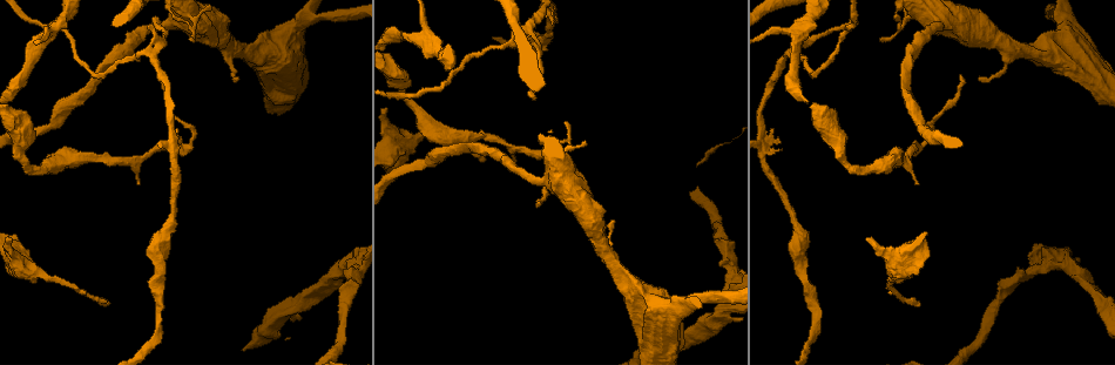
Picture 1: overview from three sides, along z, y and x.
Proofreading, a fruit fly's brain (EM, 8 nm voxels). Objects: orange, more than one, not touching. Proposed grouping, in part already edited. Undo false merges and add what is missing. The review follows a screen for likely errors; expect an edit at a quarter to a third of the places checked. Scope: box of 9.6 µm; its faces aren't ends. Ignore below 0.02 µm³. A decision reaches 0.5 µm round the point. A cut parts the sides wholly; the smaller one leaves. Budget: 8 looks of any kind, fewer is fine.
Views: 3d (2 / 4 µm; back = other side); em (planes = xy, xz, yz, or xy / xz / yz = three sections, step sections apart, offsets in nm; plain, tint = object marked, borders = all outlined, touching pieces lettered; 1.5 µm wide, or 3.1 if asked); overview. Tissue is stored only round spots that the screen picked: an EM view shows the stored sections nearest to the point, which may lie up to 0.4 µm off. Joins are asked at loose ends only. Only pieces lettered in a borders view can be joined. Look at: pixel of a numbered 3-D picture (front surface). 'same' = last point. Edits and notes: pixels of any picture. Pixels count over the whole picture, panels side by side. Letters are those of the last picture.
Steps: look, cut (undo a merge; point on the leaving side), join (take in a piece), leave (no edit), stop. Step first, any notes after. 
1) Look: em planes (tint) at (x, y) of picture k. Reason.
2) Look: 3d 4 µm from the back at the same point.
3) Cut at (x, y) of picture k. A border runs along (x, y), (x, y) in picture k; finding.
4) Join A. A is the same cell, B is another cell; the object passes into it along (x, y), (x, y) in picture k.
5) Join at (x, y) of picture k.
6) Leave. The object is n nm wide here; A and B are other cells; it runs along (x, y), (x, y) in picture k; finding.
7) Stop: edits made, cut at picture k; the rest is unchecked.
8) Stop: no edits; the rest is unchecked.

Look: 3d 4 µm at (937, 22) of picture 1. Calibre changes.

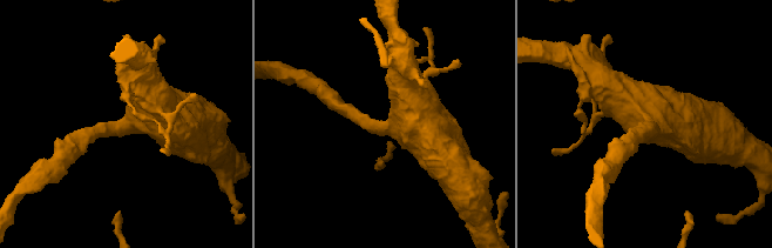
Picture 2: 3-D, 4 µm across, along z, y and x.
Look: em planes (borders) at (652, 120) of picture 2. Shape alone is not enough.

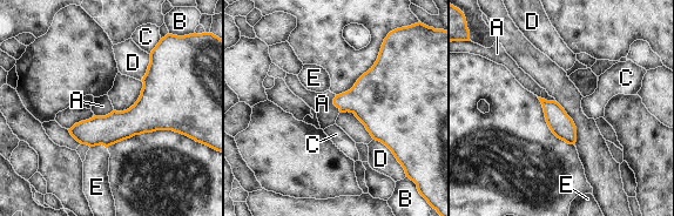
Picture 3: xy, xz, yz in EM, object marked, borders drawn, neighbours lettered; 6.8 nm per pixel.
Leave. The object is 440 nm wide here; the longest contact is with D, 340 nm; A, B, C, D and E are other cells; continuous, no second neuron.

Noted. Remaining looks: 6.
Look: 3d 4 µm at (1009, 48) of picture 1. Arms part here.

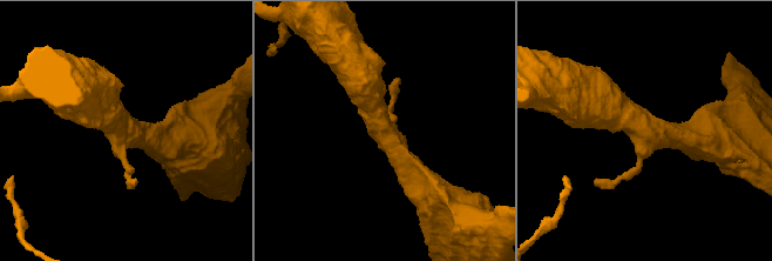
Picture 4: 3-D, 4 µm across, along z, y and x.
Look: em xz step 8 (tint) at (389, 132) of picture 4.

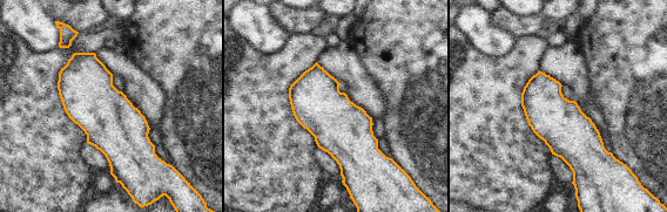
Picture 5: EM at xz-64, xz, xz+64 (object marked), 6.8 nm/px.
Look: em planes (borders) at the same point.

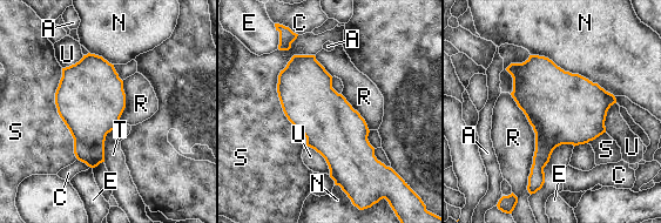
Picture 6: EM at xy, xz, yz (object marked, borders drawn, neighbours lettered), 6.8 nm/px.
Leave. A, C, E, N, R, S, T and U are other cells; one neuron here.

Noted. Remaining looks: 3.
Look: em planes (plain) at (534, 96) of picture 1. Tapers out.

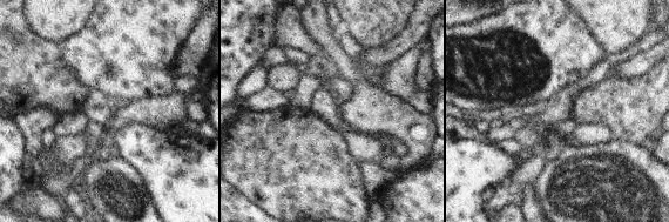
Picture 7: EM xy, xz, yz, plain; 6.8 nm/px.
Look: em planes (borders) at the same point. What lies round it.

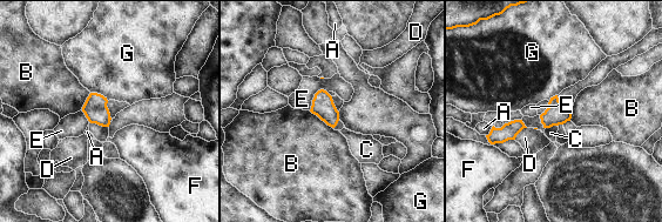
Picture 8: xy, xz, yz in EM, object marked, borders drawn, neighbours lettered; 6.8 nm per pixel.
Leave. The object is 150 nm wide here; the longest contact is with B, 200 nm; A, B, C, D, E, F and G are other cells; no lettered piece goes on from it.

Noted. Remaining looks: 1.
Stop: no edits; the rest is unchecked.

